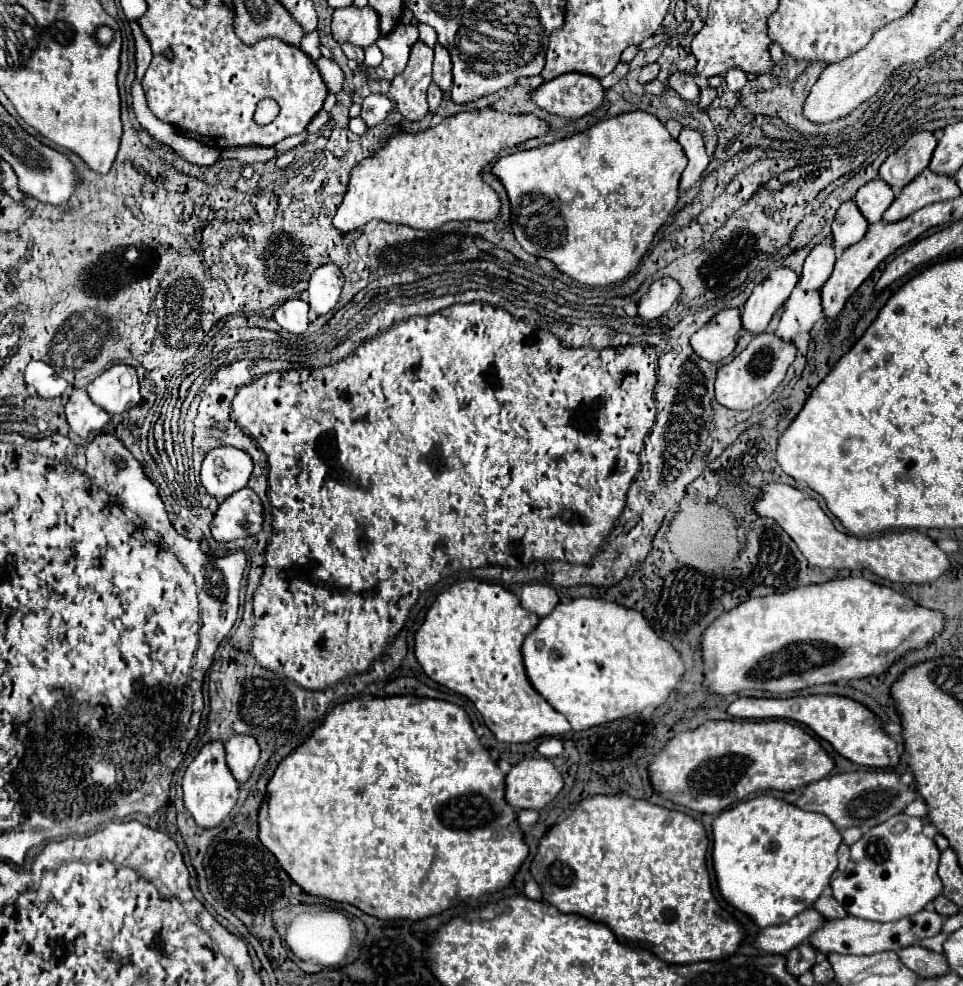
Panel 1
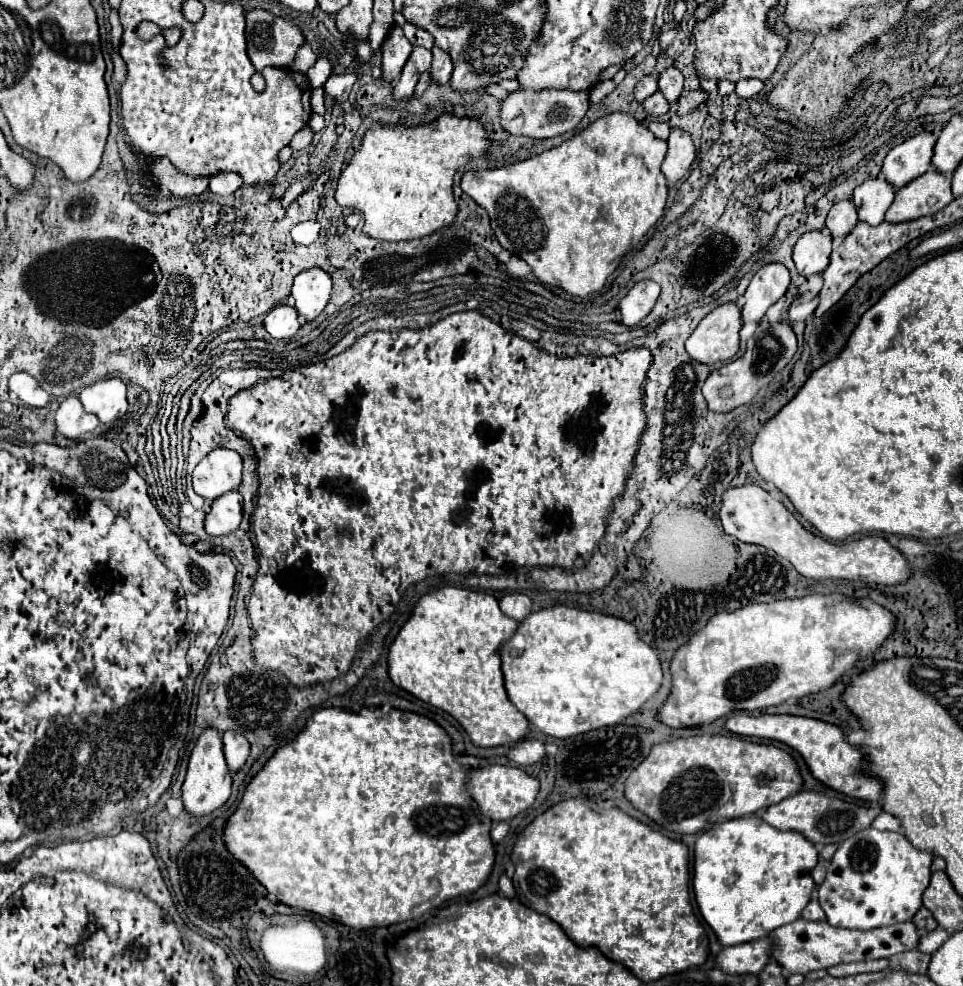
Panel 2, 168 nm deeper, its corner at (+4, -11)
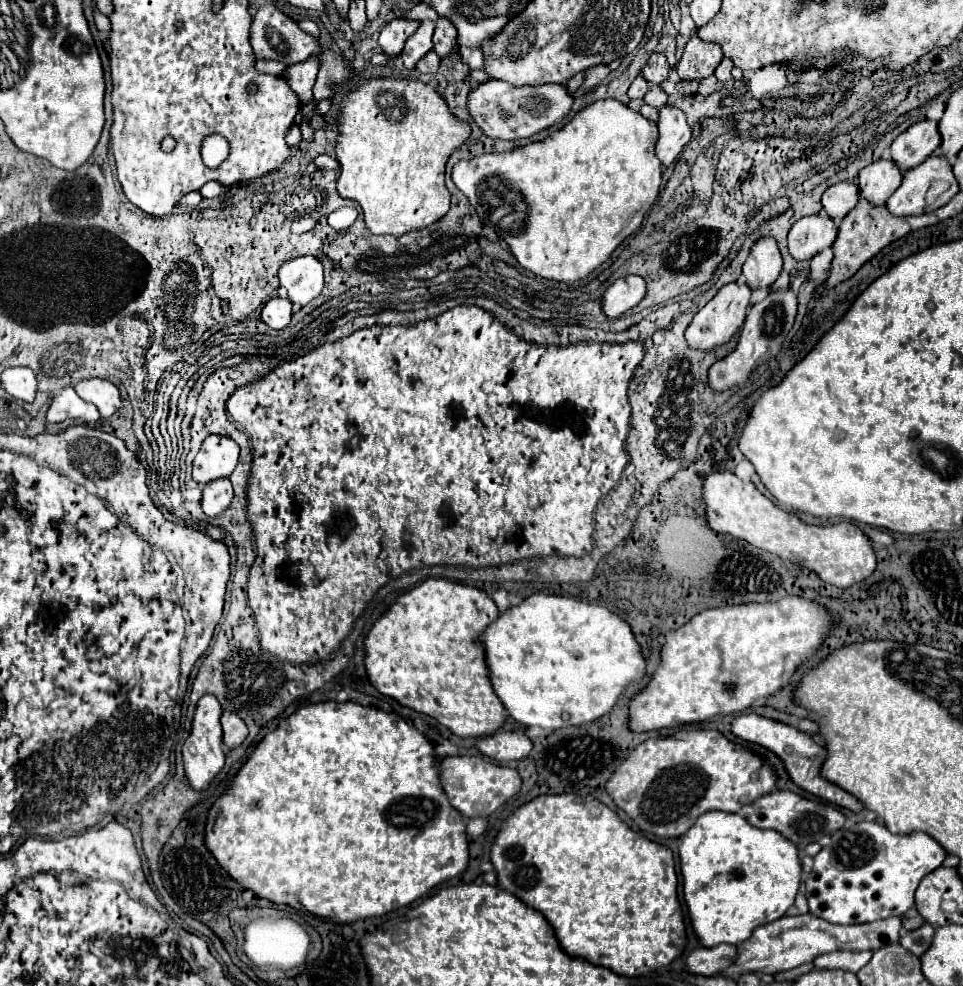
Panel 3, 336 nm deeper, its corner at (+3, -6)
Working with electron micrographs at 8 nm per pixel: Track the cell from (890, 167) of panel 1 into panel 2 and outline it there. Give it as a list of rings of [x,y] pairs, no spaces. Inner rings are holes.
[[[920,132],[902,144],[894,146],[888,156],[884,158],[882,176],[900,190],[914,178],[918,178],[922,172],[926,172],[932,164],[932,148],[936,144],[936,138],[932,132]]]

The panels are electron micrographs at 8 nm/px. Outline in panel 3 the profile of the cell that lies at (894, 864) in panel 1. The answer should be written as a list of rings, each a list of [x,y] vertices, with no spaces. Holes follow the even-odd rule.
[[[859,821],[849,823],[847,827],[839,829],[839,833],[833,833],[831,843],[823,847],[815,855],[815,865],[811,871],[811,877],[805,881],[807,885],[807,901],[809,901],[809,913],[815,917],[821,917],[829,923],[849,925],[849,923],[869,923],[877,919],[887,919],[891,915],[901,917],[915,905],[915,889],[919,881],[937,869],[945,859],[945,849],[927,833],[911,833],[911,835],[893,835],[885,825]]]

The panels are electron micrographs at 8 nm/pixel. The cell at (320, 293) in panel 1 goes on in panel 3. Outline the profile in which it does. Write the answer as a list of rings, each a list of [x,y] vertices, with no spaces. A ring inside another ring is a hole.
[[[305,255],[297,257],[293,261],[287,261],[279,269],[279,283],[287,289],[289,299],[303,307],[311,303],[315,297],[321,295],[325,277],[323,277],[323,265],[319,259]]]

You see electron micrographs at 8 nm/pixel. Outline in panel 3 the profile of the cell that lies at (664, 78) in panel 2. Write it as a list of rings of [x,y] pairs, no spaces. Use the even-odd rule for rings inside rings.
[[[653,53],[647,61],[647,65],[643,67],[643,77],[653,83],[653,85],[661,85],[671,73],[671,65],[667,63],[667,57],[661,53]]]

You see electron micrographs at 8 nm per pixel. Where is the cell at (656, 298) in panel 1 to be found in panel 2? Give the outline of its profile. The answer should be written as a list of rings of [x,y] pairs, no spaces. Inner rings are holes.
[[[640,280],[636,282],[628,294],[618,302],[620,320],[624,326],[636,326],[656,304],[656,298],[660,294],[660,286],[652,280]]]

